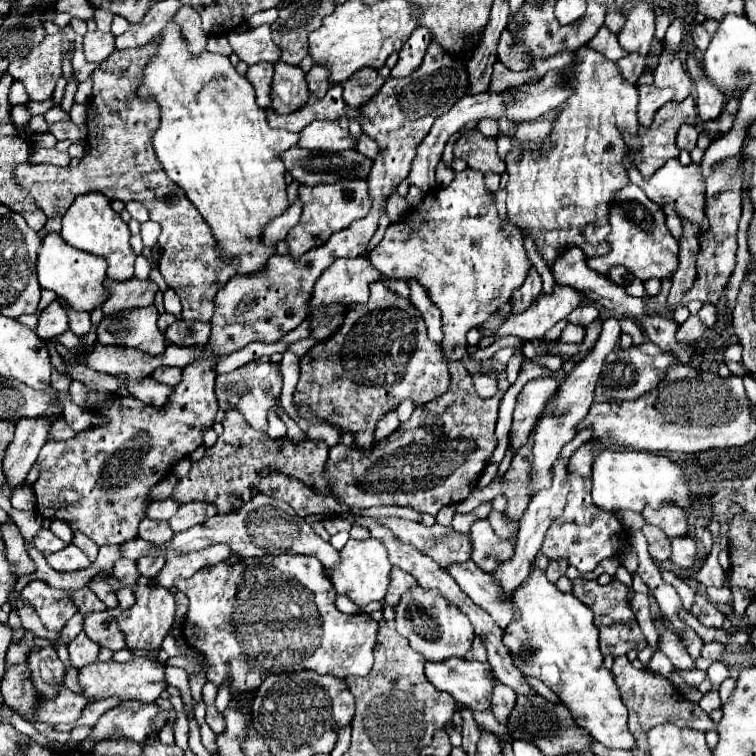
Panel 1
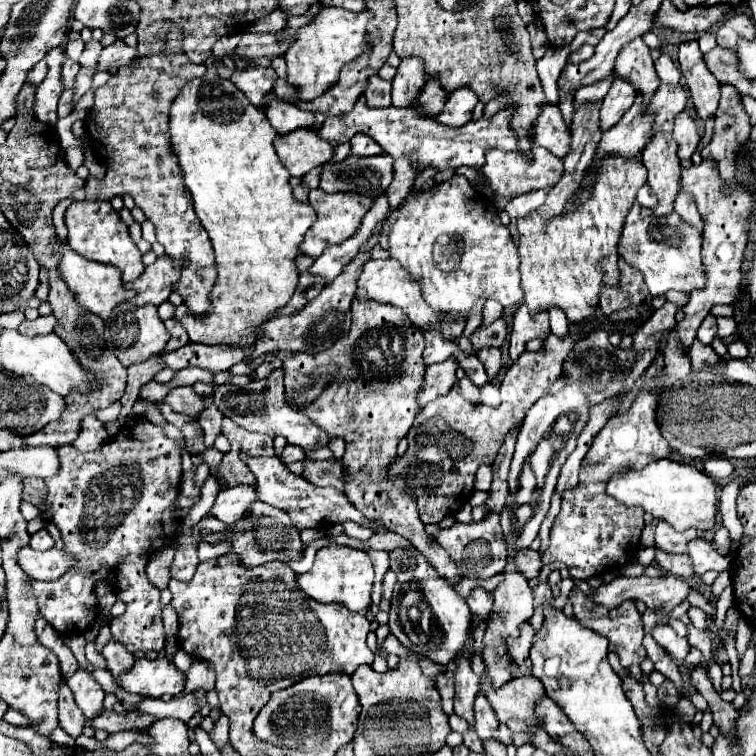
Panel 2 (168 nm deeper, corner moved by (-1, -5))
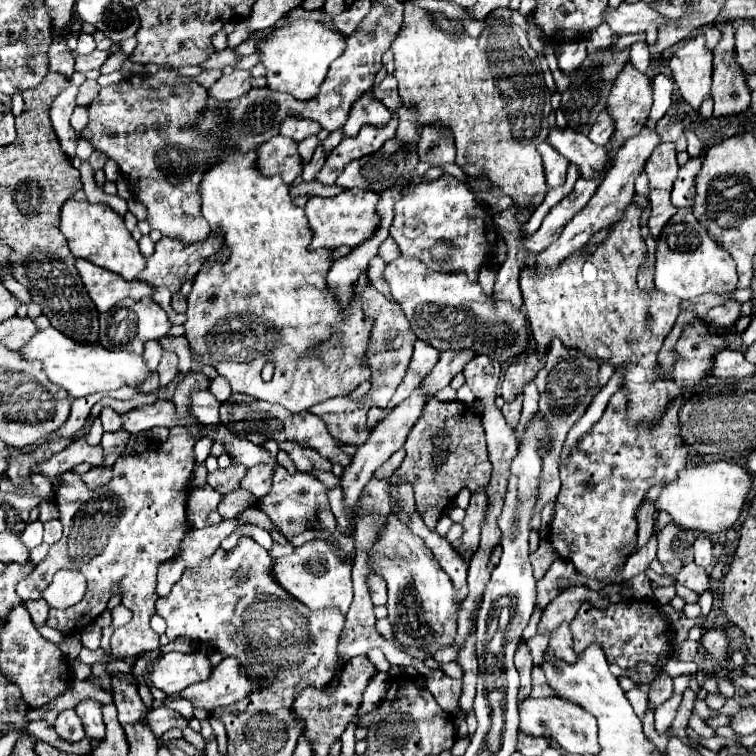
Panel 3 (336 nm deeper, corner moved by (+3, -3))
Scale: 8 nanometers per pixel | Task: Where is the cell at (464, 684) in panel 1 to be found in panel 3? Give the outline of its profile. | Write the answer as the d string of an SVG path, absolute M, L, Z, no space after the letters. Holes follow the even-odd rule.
M558 696L524 698L520 700L520 730L532 736L546 736L554 740L564 752L572 754L596 754L598 752L598 728L594 716L578 704L570 704Z

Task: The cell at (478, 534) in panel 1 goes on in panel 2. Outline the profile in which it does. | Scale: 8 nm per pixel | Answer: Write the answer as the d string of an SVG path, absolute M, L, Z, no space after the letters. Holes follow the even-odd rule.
M526 550L526 552L518 552L514 558L518 570L530 580L536 578L542 570L542 560L540 560L540 552L536 550Z

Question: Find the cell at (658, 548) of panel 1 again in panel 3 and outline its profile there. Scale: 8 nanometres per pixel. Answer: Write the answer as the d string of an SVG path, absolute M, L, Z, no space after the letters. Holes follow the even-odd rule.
M690 562L690 564L682 566L682 568L680 568L680 572L676 574L676 580L678 580L682 586L686 586L686 588L694 590L696 594L700 594L700 592L704 592L706 588L710 588L708 572L706 572L704 568L696 566L694 562Z

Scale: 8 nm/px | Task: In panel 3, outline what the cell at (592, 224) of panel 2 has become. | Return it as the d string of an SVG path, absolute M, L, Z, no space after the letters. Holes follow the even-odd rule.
M630 202L622 220L610 226L608 236L596 246L594 254L578 250L556 268L540 268L538 264L522 266L520 290L536 350L544 352L552 338L560 338L562 344L570 348L582 348L582 352L590 356L612 360L616 368L626 364L622 384L628 388L628 418L632 424L654 424L660 420L666 402L676 398L680 392L688 398L692 394L690 388L710 374L712 354L714 350L724 350L726 342L720 336L712 338L708 334L708 326L696 318L690 326L686 326L676 346L682 356L682 362L672 372L676 382L664 382L658 374L656 356L680 314L680 300L660 291L646 294L638 288L636 272L646 258L646 244L640 236L638 218L640 206Z

